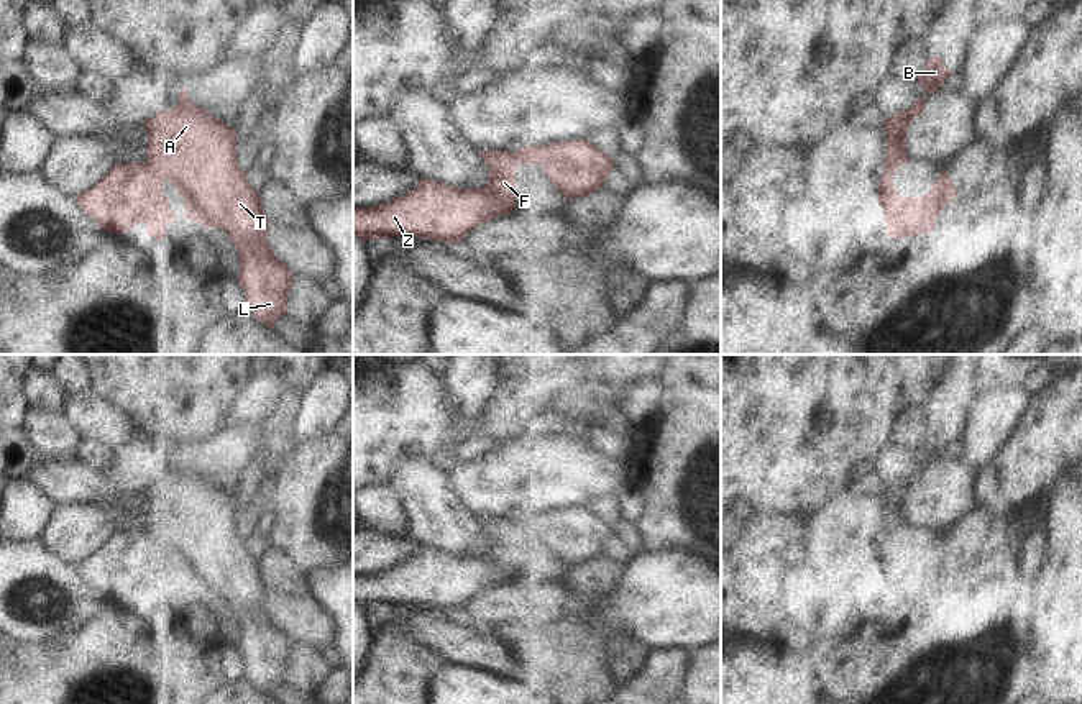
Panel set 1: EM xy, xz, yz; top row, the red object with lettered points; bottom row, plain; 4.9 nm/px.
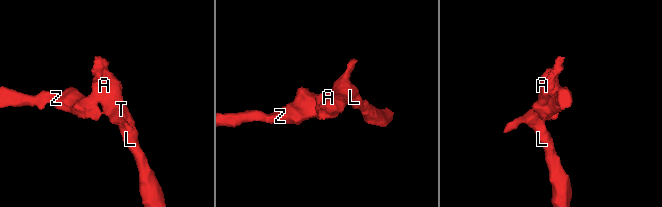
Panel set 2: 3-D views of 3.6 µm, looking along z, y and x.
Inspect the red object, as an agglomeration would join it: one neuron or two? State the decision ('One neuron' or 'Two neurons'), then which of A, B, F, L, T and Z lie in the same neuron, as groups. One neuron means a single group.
Two neurons. Groups: A B L T / F Z

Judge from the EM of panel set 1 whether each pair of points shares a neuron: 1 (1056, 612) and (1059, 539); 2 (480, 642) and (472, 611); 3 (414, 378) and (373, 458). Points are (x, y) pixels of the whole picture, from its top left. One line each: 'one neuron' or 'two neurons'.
1: one neuron
2: two neurons
3: one neuron

